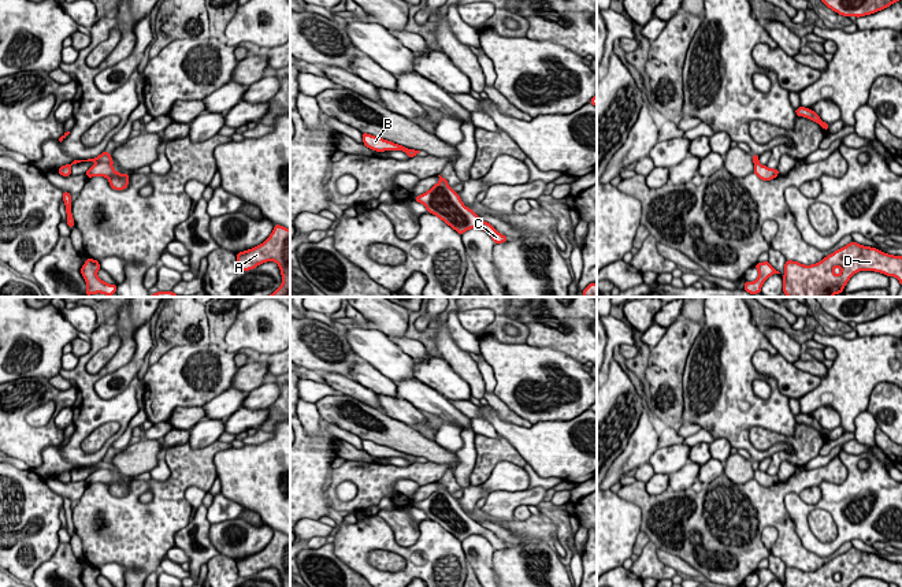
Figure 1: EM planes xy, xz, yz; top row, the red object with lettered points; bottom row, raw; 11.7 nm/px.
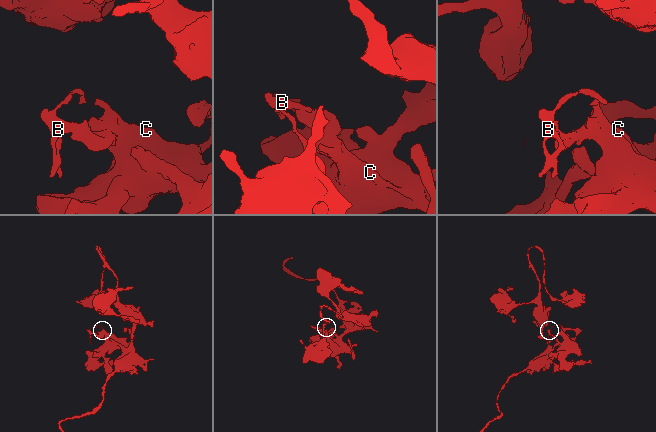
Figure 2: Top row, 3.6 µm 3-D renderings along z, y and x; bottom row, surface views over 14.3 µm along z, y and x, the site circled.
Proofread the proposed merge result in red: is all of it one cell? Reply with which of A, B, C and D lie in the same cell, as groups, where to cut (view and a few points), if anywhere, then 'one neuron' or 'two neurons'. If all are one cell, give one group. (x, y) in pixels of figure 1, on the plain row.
A C D / B; cut in xy along (97, 468), (107, 468), (110, 471); two neurons

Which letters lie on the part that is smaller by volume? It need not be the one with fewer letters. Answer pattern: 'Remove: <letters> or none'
Remove: B

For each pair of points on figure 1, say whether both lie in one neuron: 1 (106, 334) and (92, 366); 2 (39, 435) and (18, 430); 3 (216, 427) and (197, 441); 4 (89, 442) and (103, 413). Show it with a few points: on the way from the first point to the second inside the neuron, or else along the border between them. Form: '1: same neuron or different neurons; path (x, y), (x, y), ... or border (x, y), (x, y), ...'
1: different neurons; border (117, 334), (88, 361), (86, 371), (89, 374)
2: same neuron; path (33, 435), (23, 435)
3: same neuron; path (212, 428), (201, 437)
4: different neurons; border (121, 426), (99, 449), (81, 449)

